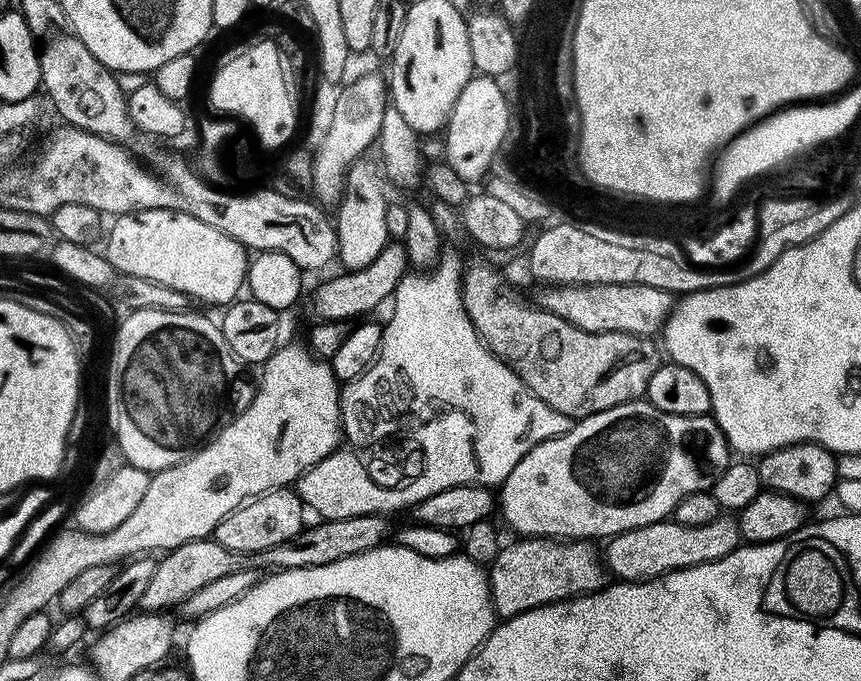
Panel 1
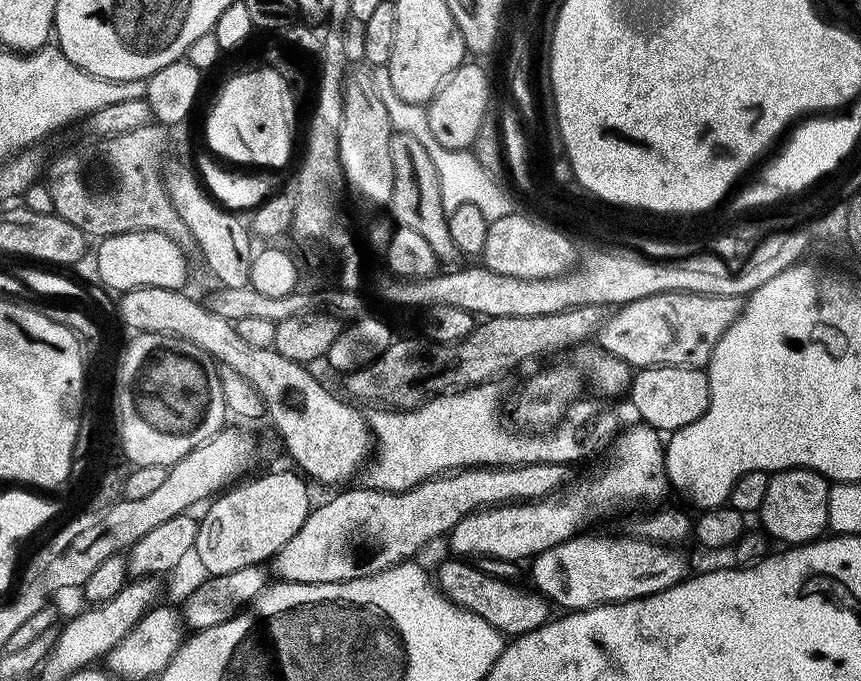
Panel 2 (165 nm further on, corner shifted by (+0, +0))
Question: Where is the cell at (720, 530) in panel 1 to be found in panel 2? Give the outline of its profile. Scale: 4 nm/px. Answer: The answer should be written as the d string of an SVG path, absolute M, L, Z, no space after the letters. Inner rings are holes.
M577 534L550 550L542 550L530 561L535 589L560 610L581 612L599 604L641 600L680 583L689 575L688 560L676 546L628 536Z

